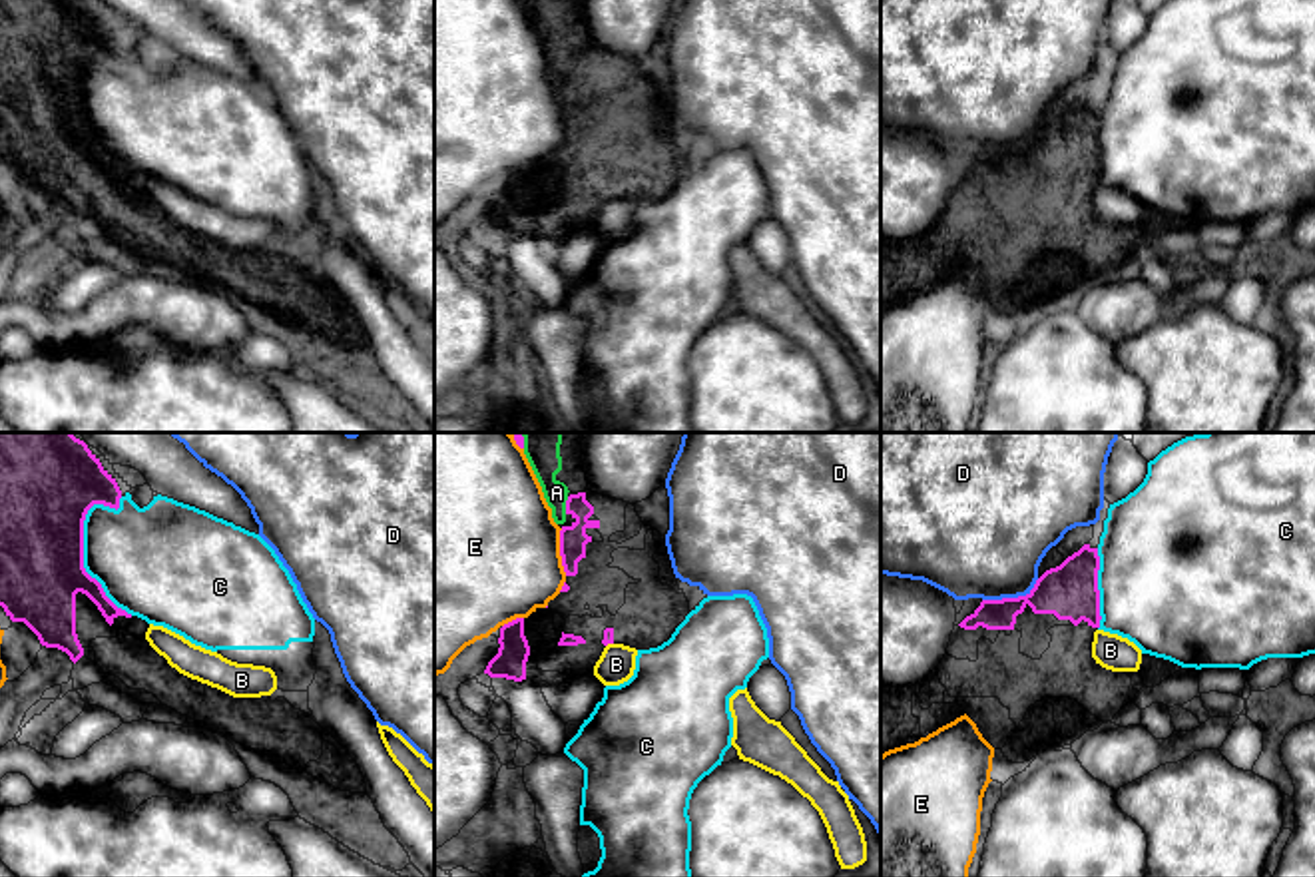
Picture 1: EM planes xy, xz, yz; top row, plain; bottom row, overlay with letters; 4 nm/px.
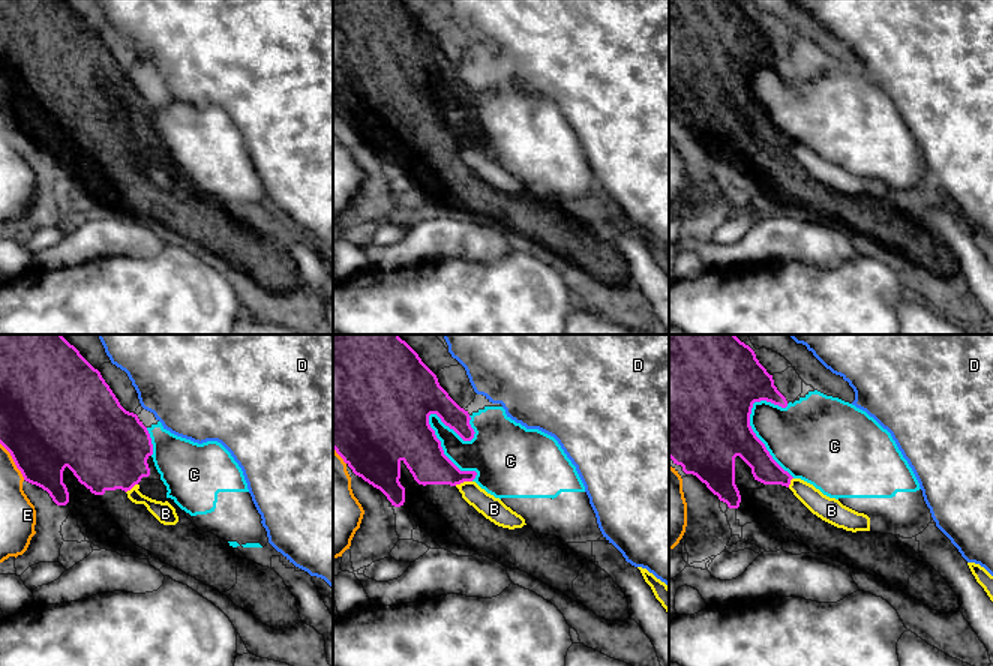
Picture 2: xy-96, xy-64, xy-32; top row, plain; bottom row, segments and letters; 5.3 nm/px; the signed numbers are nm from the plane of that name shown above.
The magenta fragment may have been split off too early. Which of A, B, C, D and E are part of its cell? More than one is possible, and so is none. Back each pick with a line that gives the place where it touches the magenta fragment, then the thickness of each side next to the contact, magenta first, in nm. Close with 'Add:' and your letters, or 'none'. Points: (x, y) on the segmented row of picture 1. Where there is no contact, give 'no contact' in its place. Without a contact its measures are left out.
A: meets magenta in xz at (566, 505); 110 nm thick on the magenta side, 140 nm on the other
Add: A

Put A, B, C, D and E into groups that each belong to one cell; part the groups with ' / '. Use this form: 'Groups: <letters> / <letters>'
Groups: A / B / C / D / E

